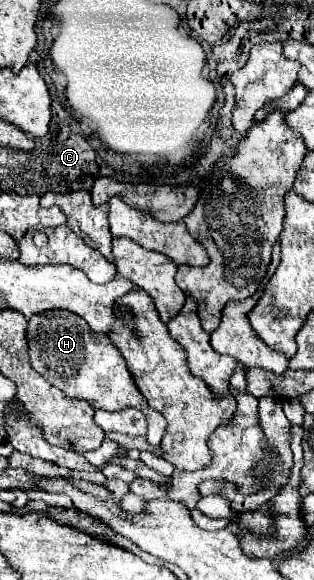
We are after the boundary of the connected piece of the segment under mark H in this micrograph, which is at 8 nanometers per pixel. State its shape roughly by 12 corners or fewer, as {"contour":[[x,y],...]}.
{"contour":[[76,313],[28,321],[32,367],[68,399],[134,407],[158,447],[166,419],[124,357]]}

